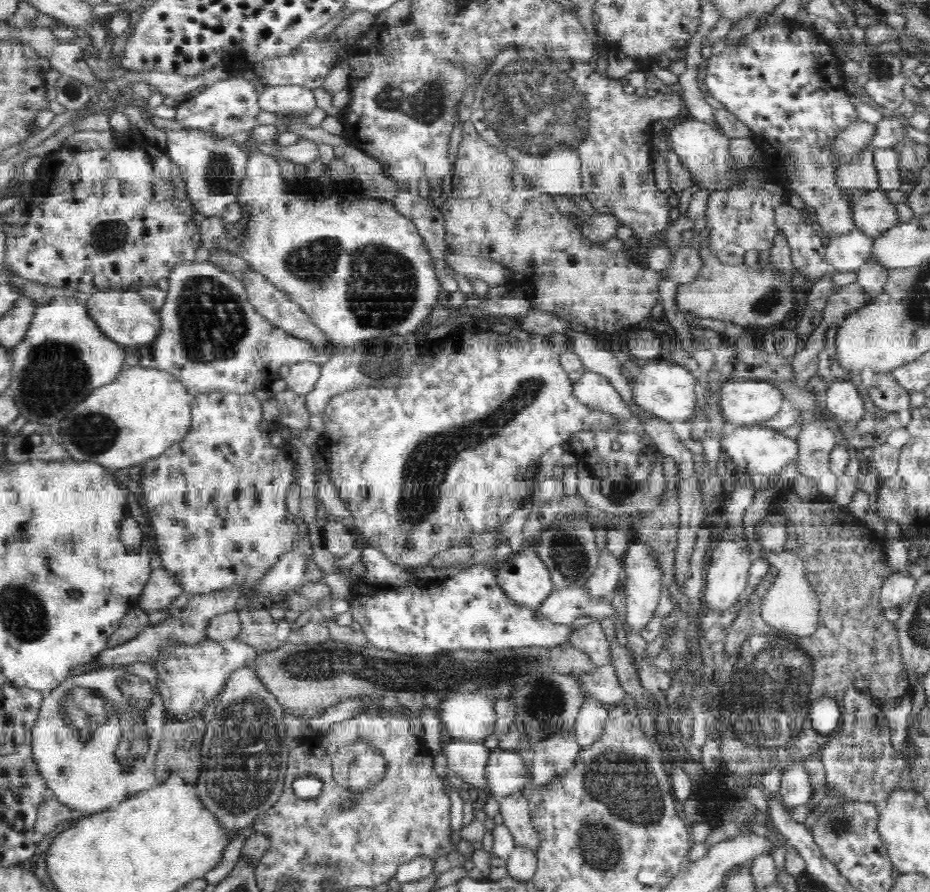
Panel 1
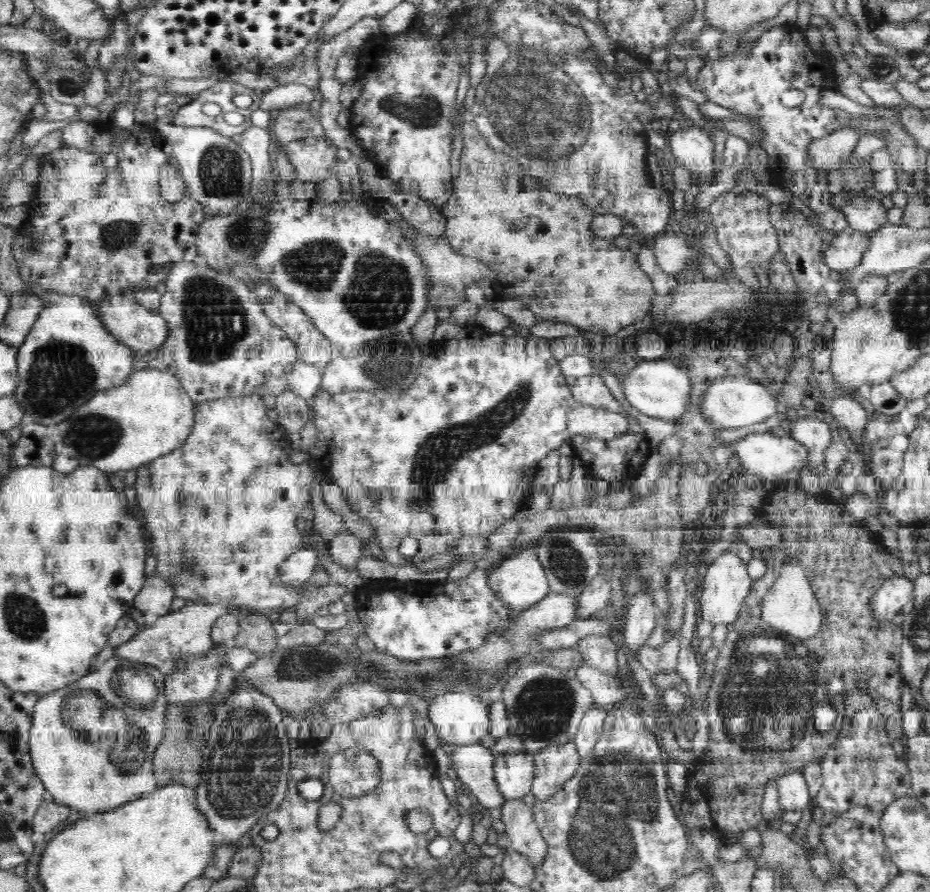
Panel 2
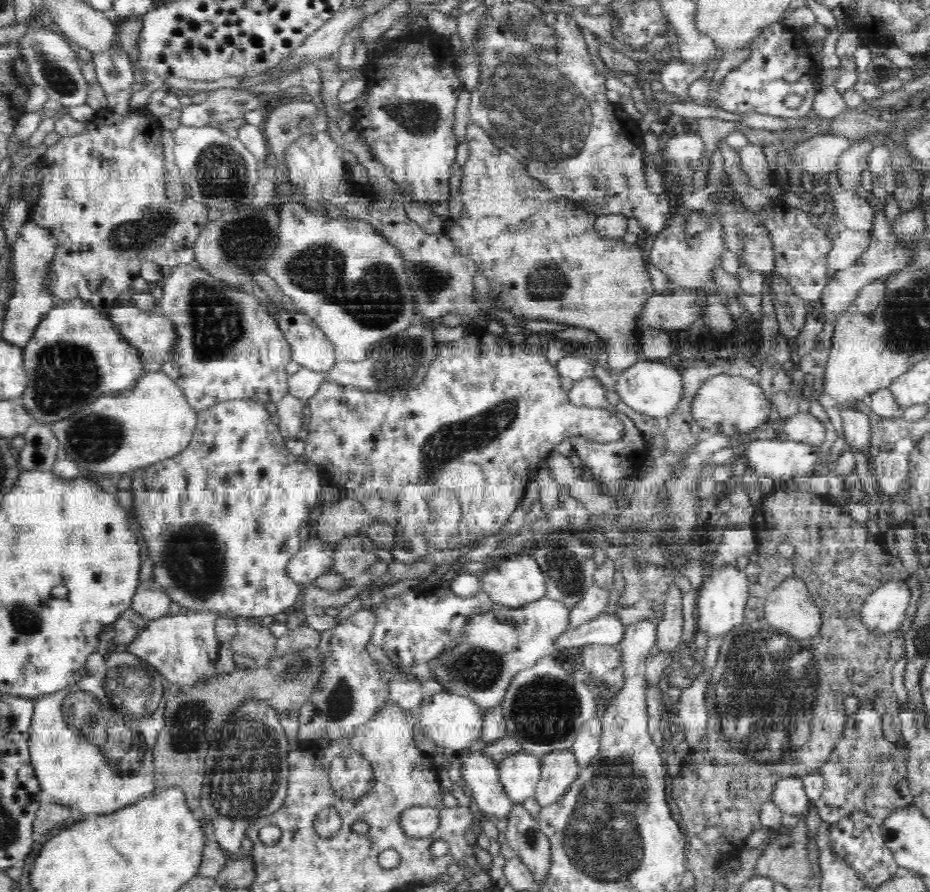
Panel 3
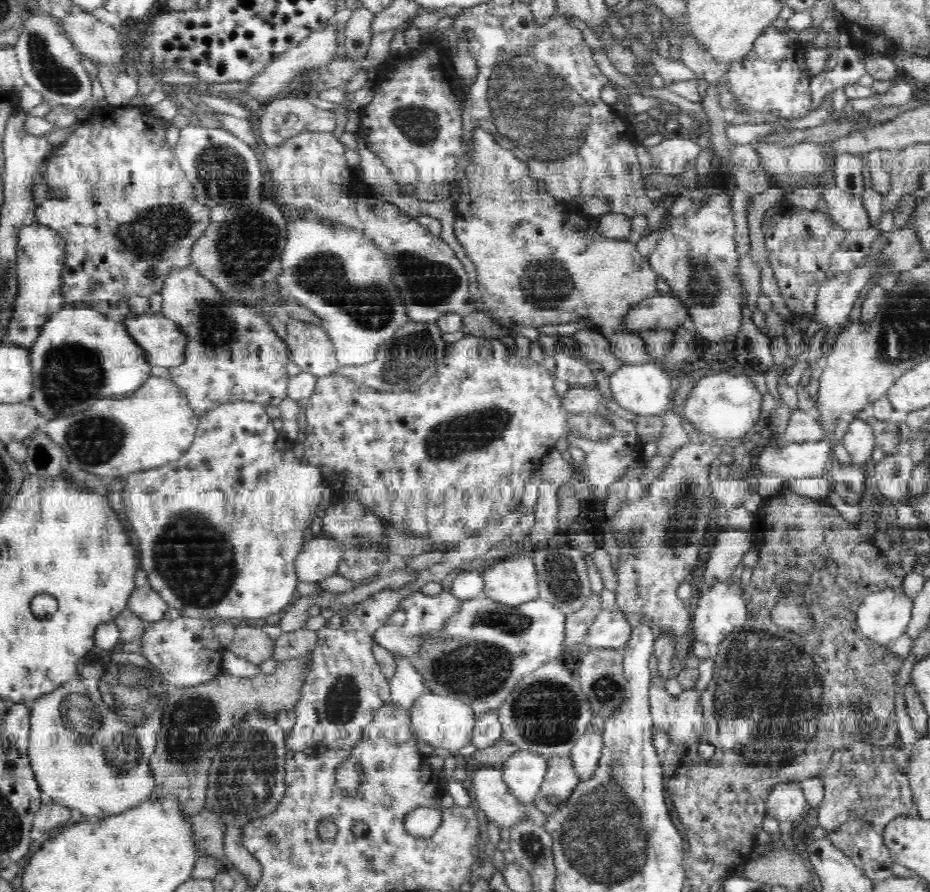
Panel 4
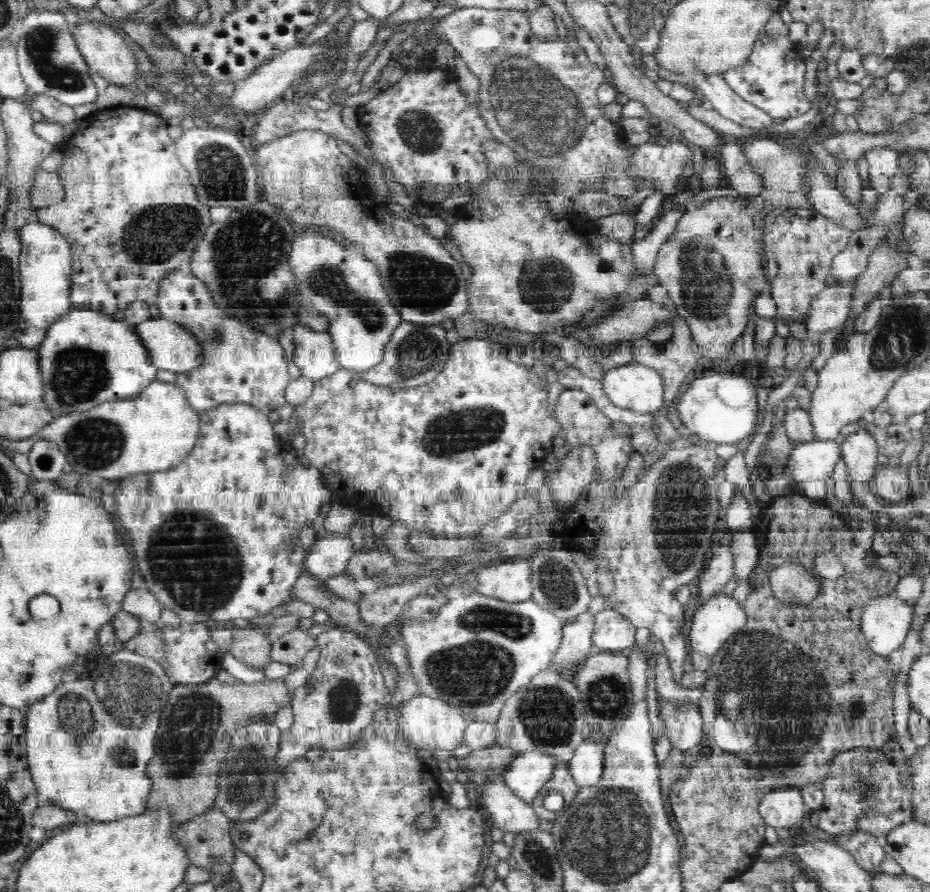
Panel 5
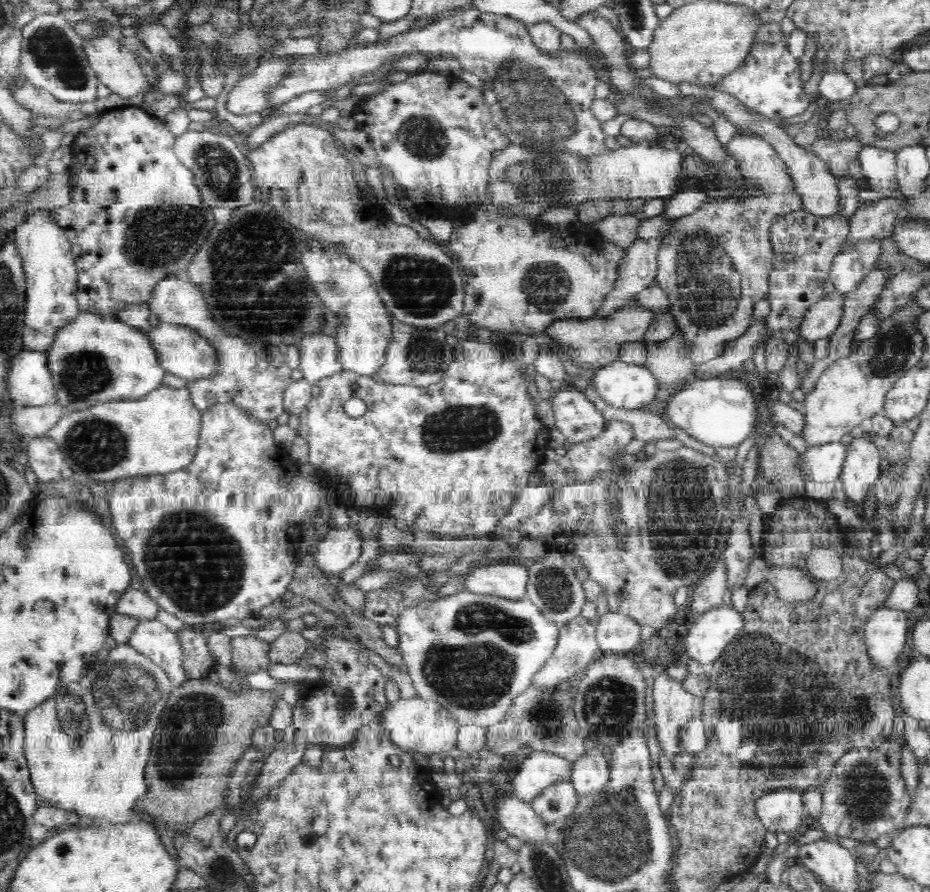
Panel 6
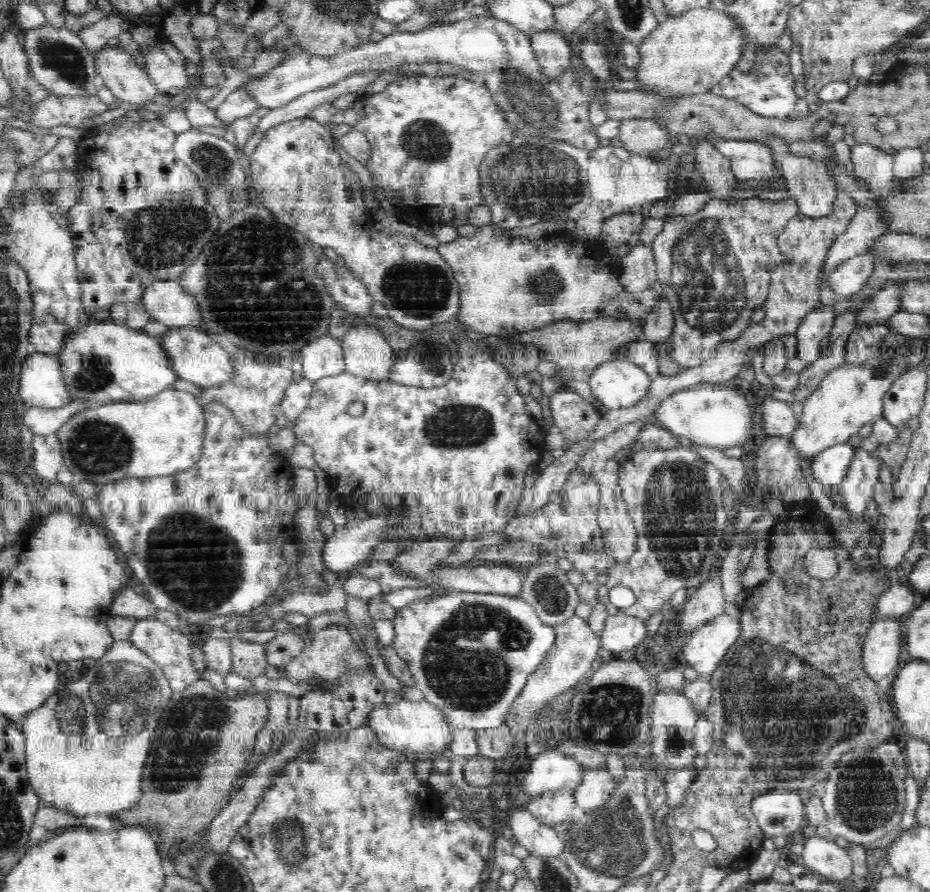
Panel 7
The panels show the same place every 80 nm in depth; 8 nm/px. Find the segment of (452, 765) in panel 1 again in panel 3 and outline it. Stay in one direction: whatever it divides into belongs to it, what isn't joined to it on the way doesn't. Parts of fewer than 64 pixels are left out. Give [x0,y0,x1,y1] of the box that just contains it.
[461,749,515,826]

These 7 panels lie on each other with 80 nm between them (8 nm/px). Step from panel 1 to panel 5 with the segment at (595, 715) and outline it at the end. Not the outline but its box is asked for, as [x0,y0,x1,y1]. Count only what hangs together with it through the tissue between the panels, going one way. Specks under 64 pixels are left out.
[568,733,604,789]

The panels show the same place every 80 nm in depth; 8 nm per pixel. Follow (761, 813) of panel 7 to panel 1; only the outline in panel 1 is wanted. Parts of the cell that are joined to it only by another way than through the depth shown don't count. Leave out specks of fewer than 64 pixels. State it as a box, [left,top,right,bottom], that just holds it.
[780,761,814,810]

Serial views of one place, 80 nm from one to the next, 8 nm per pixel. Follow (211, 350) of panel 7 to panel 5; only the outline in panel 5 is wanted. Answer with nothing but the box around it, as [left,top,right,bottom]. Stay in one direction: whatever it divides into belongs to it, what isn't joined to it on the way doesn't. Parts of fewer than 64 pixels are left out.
[134,317,200,373]

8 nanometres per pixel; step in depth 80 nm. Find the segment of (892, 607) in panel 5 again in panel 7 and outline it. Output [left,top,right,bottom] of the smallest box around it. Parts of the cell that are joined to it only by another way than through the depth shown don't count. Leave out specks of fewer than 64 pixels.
[862,616,903,682]

